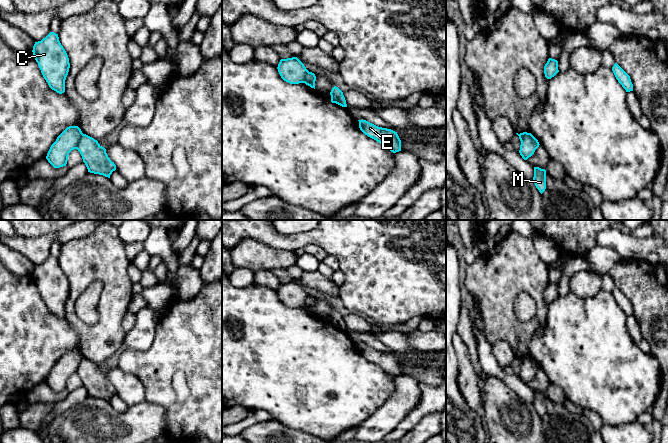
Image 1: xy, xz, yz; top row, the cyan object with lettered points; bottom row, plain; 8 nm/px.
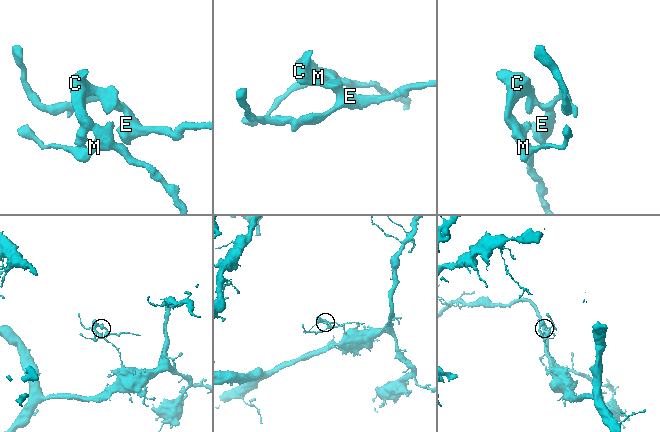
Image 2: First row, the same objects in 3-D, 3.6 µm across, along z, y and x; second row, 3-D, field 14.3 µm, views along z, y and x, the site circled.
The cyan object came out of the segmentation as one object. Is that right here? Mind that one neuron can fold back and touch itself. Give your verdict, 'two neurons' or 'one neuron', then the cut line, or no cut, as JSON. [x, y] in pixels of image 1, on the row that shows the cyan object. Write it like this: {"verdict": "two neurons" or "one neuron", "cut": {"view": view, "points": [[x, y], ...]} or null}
{"verdict": "one neuron", "cut": null}

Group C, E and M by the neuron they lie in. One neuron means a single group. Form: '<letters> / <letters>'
C E M

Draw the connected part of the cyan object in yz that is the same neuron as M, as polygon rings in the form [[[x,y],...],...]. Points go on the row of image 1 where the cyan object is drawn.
[[[534,167],[533,182],[539,192],[542,194],[546,189],[546,170]]]

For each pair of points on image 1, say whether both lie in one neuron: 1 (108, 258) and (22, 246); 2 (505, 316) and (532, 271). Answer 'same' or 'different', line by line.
1: different
2: same

